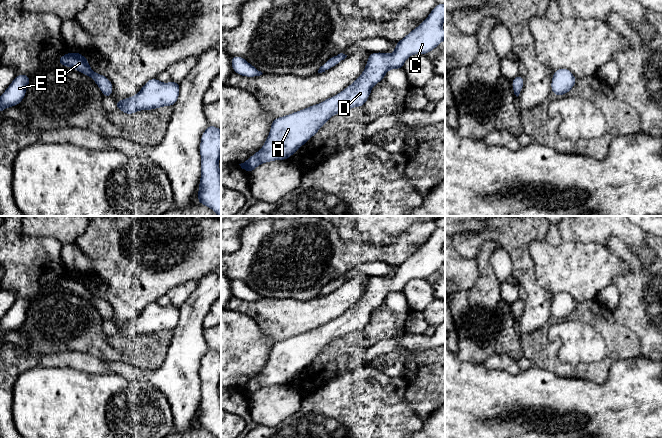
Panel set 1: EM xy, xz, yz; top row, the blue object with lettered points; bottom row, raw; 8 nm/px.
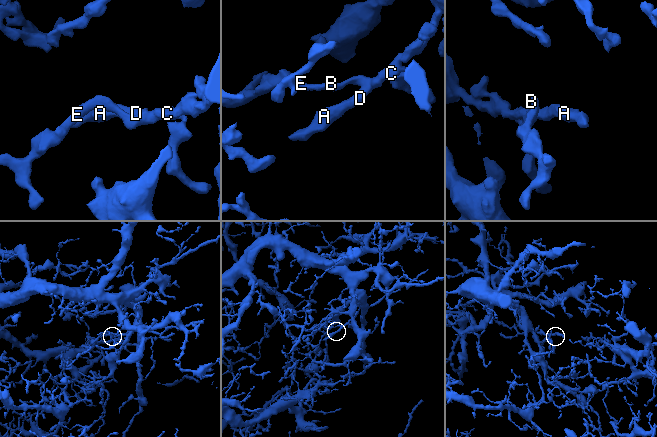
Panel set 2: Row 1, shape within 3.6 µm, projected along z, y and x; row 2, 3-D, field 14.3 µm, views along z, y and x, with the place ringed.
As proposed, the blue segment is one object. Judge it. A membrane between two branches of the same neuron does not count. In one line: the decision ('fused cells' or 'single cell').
single cell

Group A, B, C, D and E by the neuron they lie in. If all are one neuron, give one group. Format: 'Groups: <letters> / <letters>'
Groups: A B C D E

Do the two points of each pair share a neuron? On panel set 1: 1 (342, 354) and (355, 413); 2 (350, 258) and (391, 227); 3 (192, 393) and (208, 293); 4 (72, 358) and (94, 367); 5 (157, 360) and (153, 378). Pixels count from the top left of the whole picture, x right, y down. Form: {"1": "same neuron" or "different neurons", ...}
{"1": "different neurons", "2": "different neurons", "3": "same neuron", "4": "same neuron", "5": "different neurons"}

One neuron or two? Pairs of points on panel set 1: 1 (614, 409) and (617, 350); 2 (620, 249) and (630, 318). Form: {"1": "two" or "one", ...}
{"1": "two", "2": "one"}

